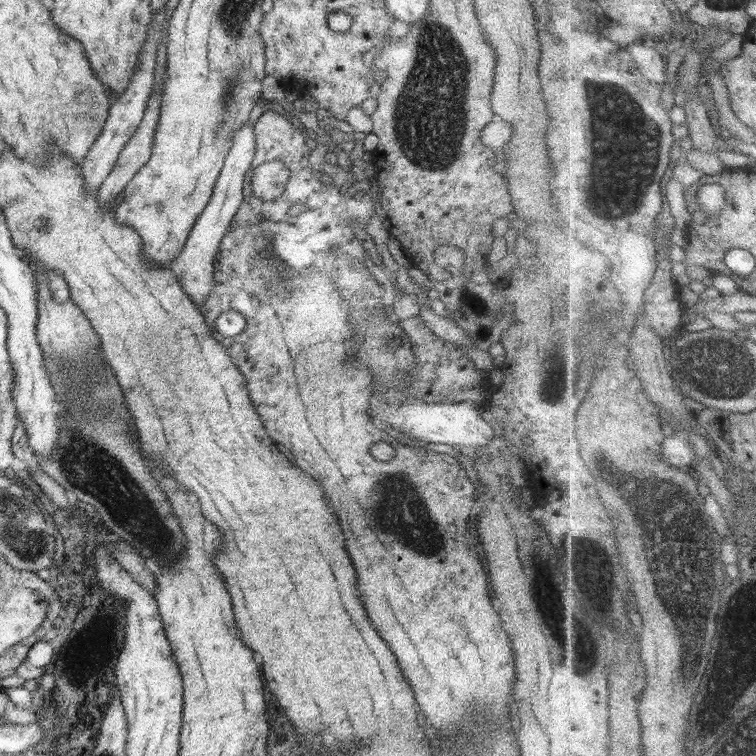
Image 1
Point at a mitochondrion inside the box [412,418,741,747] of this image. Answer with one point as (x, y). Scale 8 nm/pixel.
(671, 524)

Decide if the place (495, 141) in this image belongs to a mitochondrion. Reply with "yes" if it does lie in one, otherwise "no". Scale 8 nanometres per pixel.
no

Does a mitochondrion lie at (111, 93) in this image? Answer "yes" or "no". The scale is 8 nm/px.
no

